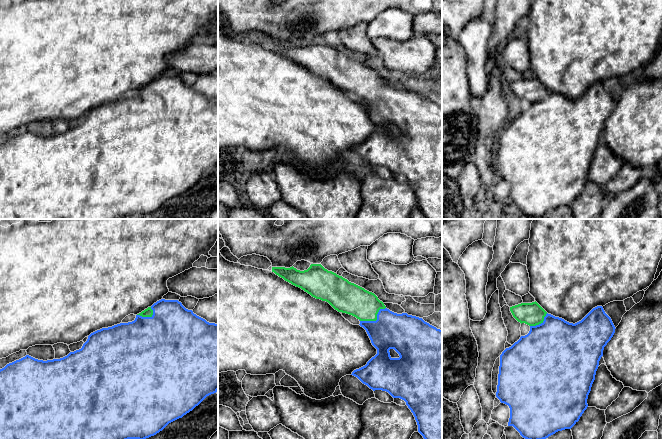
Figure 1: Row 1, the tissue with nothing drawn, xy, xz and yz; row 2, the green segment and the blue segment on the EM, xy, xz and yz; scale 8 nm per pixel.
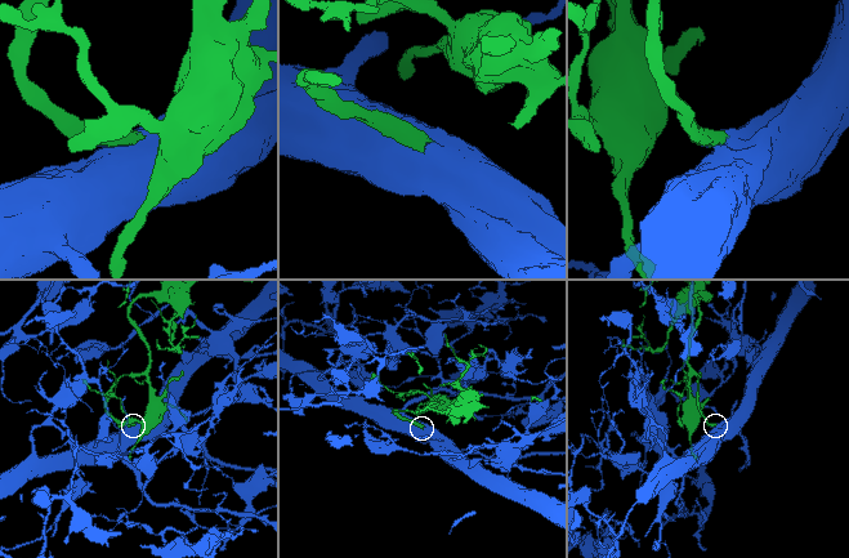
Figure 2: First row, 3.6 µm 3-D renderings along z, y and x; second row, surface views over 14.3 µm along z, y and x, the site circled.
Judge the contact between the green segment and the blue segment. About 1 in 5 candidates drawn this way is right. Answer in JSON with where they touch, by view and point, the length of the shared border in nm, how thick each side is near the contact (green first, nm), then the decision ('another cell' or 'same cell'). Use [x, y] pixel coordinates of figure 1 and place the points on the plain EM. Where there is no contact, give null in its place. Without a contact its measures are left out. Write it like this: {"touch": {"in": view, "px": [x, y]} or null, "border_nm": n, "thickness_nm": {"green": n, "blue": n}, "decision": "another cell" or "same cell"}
{"touch": {"in": "xz", "px": [375, 96]}, "border_nm": 240, "thickness_nm": {"green": 240, "blue": 300}, "decision": "same cell"}

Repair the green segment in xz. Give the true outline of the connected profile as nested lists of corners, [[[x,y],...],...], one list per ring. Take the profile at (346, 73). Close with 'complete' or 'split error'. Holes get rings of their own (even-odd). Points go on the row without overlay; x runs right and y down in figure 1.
[[[311,40],[304,47],[297,46],[293,42],[290,44],[272,43],[272,48],[301,64],[312,73],[328,78],[338,88],[352,91],[360,97],[359,101],[366,106],[372,121],[377,125],[377,130],[365,142],[354,146],[351,151],[357,153],[373,167],[386,167],[393,174],[404,176],[413,189],[418,201],[418,208],[423,214],[428,219],[442,219],[442,106],[430,101],[422,94],[390,87],[374,69],[328,47],[321,40]],[[390,125],[394,125],[400,133],[392,134]]]; split error

